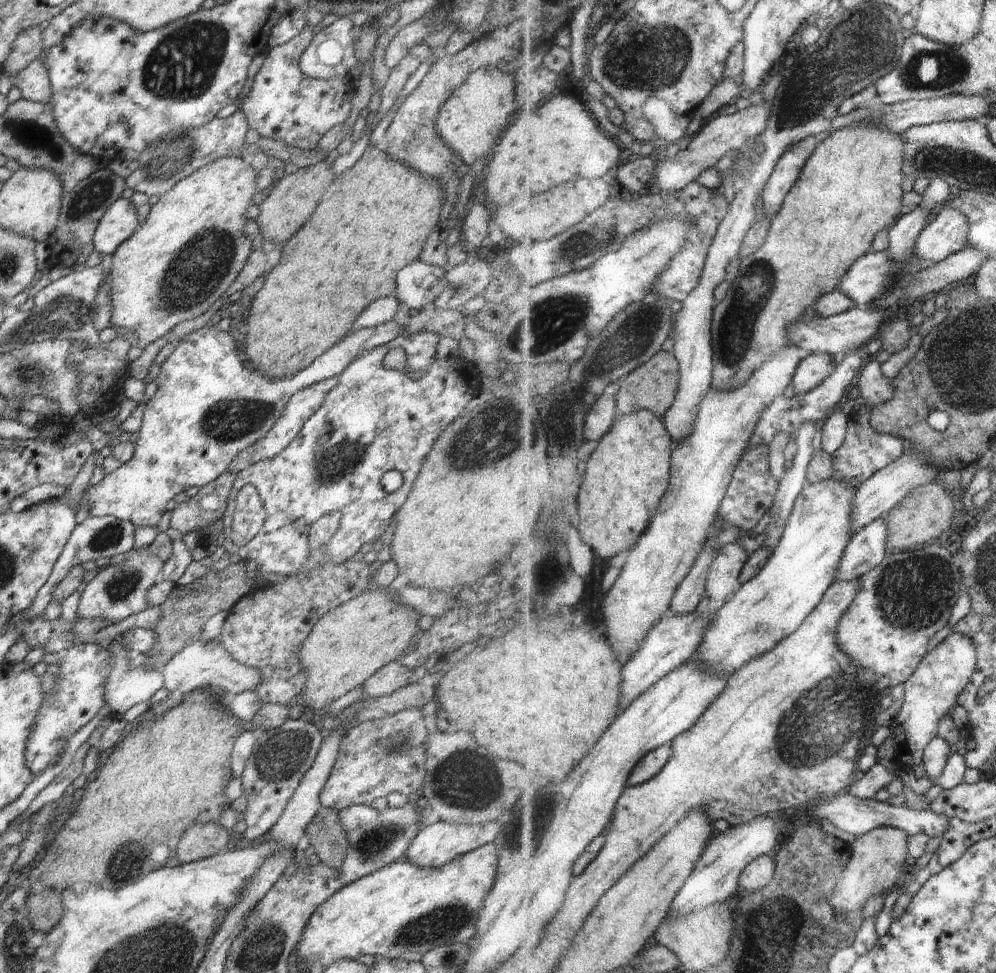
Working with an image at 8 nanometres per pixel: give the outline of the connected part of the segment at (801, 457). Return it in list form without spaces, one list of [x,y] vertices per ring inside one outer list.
[[[806,424],[797,434],[798,458],[794,461],[794,466],[780,480],[780,488],[769,514],[771,521],[765,532],[768,534],[765,544],[770,548],[776,549],[780,544],[796,502],[800,496],[803,496],[804,488],[810,484],[808,469],[815,455],[814,438],[818,428],[817,424]]]

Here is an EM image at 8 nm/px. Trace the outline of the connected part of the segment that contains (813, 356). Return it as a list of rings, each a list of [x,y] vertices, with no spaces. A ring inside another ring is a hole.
[[[806,353],[793,380],[795,392],[812,392],[836,372],[838,362],[839,358],[832,354]]]

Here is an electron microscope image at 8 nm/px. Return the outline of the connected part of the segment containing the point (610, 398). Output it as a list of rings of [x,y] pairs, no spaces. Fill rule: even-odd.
[[[619,382],[607,386],[592,412],[588,414],[585,438],[589,445],[597,445],[612,430],[612,426],[615,426],[616,414],[620,413],[618,395],[621,387]]]

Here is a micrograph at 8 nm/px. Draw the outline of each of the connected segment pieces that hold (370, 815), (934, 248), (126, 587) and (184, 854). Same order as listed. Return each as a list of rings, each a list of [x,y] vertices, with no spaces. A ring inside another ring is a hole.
[[[409,801],[402,807],[388,807],[383,811],[374,809],[370,805],[352,805],[338,811],[343,834],[348,840],[346,856],[339,871],[344,887],[382,870],[392,862],[406,859],[408,847],[425,827],[422,809],[422,803],[412,804]]]
[[[946,206],[927,224],[918,238],[915,256],[917,261],[928,265],[941,263],[952,254],[970,246],[970,220],[964,212]]]
[[[132,549],[127,554],[125,562],[117,566],[102,567],[102,571],[86,583],[77,608],[77,616],[80,619],[104,618],[110,620],[110,623],[116,623],[147,608],[146,592],[158,582],[158,576],[165,562],[162,562],[156,554],[152,554],[149,549]]]
[[[197,822],[182,836],[176,849],[179,864],[190,864],[212,858],[227,850],[231,834],[218,822]]]

